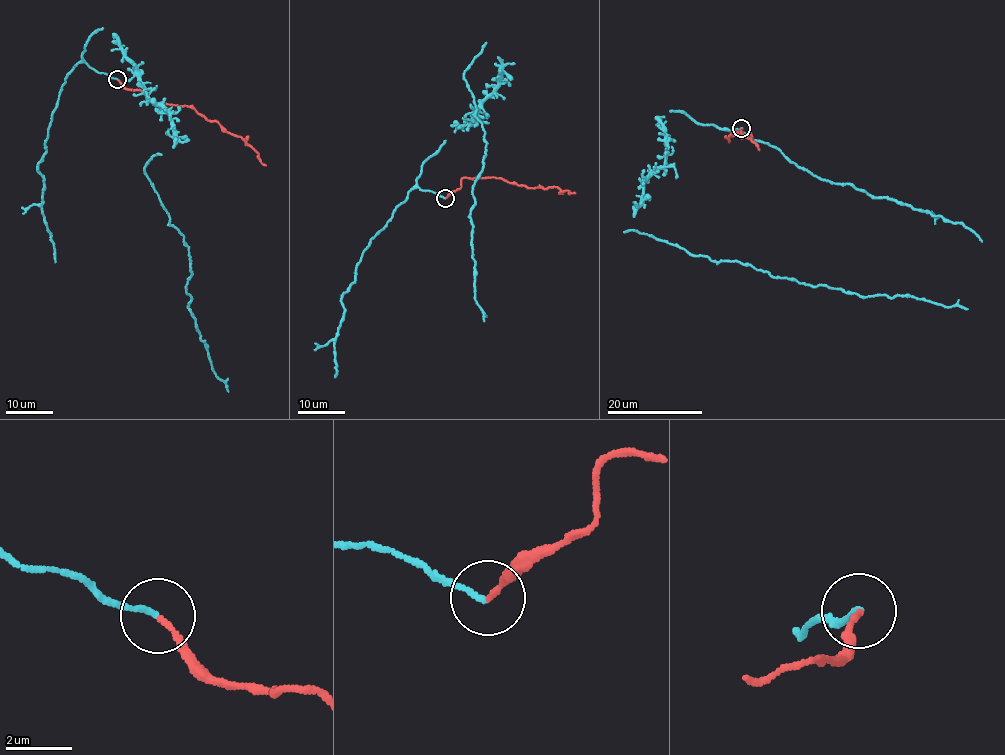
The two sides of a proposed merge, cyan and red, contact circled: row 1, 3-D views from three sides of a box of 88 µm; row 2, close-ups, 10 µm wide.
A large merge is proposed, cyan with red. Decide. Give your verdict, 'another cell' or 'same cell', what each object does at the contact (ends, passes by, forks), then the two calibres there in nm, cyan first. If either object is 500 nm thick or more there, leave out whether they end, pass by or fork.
same cell | cyan ends | red ends | 150/140 nm

